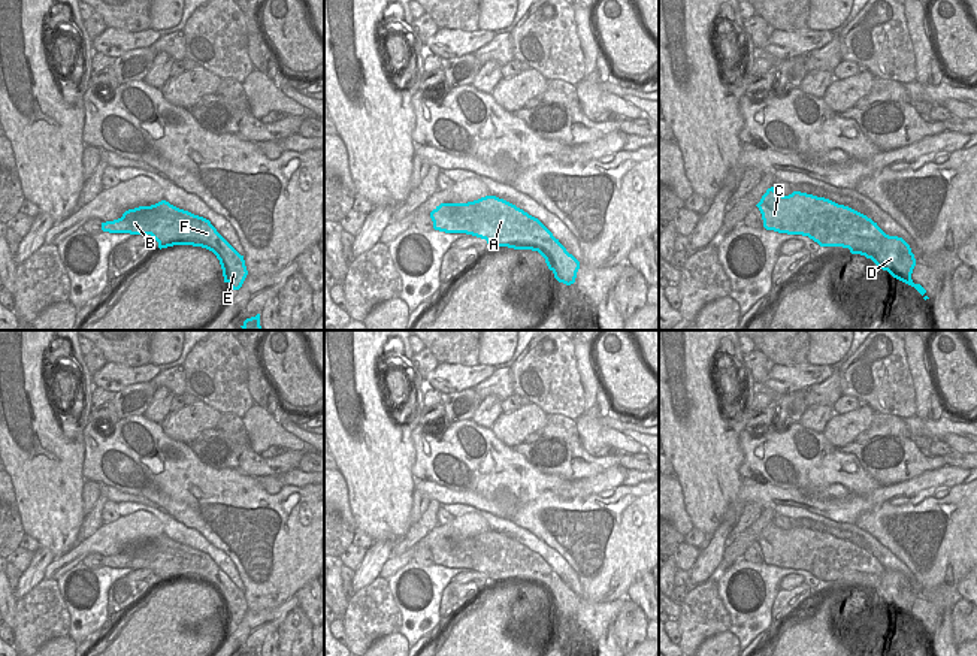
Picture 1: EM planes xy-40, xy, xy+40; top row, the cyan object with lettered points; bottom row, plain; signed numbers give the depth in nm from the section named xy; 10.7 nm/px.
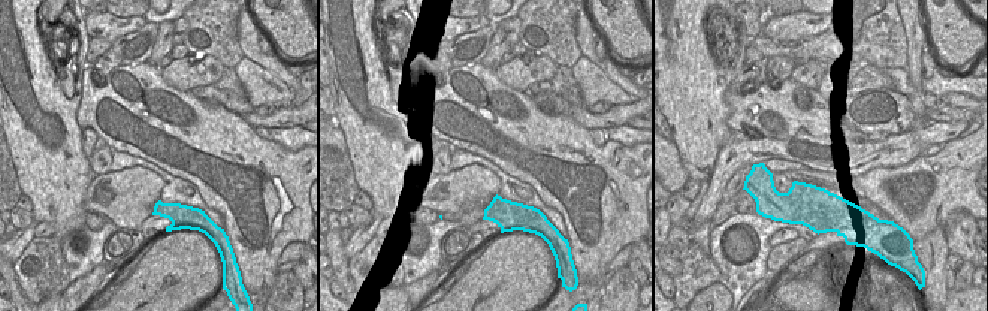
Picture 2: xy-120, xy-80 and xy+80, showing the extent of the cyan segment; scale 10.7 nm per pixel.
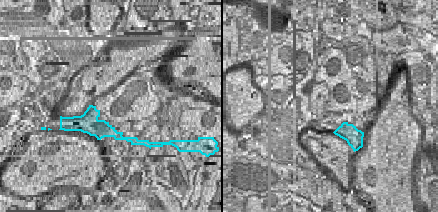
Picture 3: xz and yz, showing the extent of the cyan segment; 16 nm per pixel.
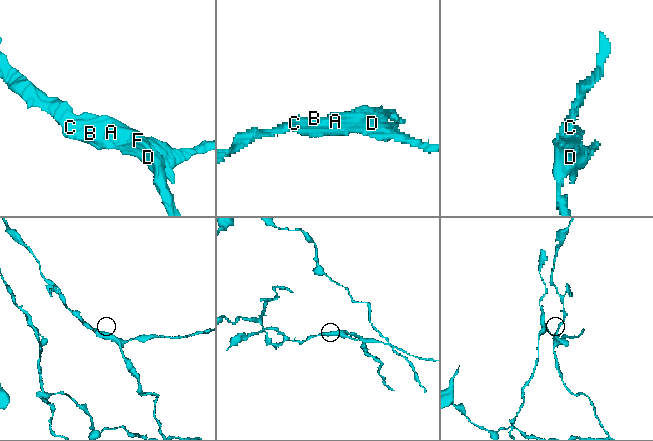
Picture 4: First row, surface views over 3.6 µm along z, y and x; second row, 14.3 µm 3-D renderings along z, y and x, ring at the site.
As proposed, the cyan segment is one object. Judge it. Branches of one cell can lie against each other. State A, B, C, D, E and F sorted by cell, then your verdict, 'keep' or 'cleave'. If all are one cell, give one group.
A B C E F / D | cleave

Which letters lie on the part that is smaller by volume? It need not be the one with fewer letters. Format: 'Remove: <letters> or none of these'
Remove: D

